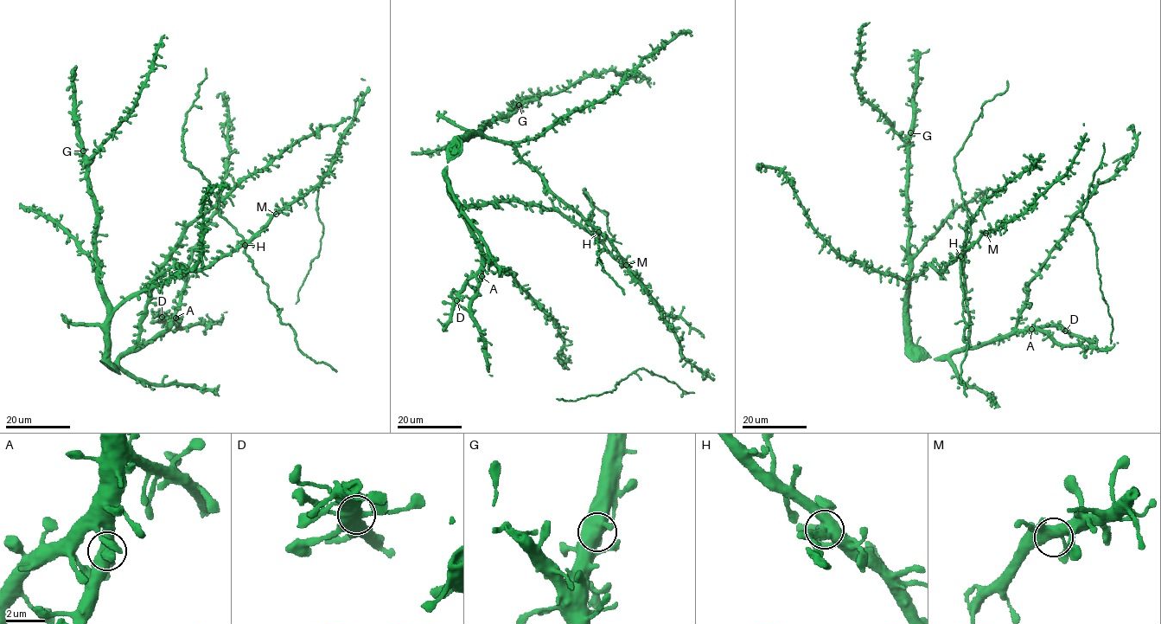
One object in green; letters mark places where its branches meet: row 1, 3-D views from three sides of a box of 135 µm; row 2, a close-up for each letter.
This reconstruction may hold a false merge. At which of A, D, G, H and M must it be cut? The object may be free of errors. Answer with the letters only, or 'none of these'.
H

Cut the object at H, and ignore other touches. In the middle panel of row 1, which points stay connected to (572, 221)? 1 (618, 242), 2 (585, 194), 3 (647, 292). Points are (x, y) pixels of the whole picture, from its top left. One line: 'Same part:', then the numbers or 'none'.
Same part: 1, 3

